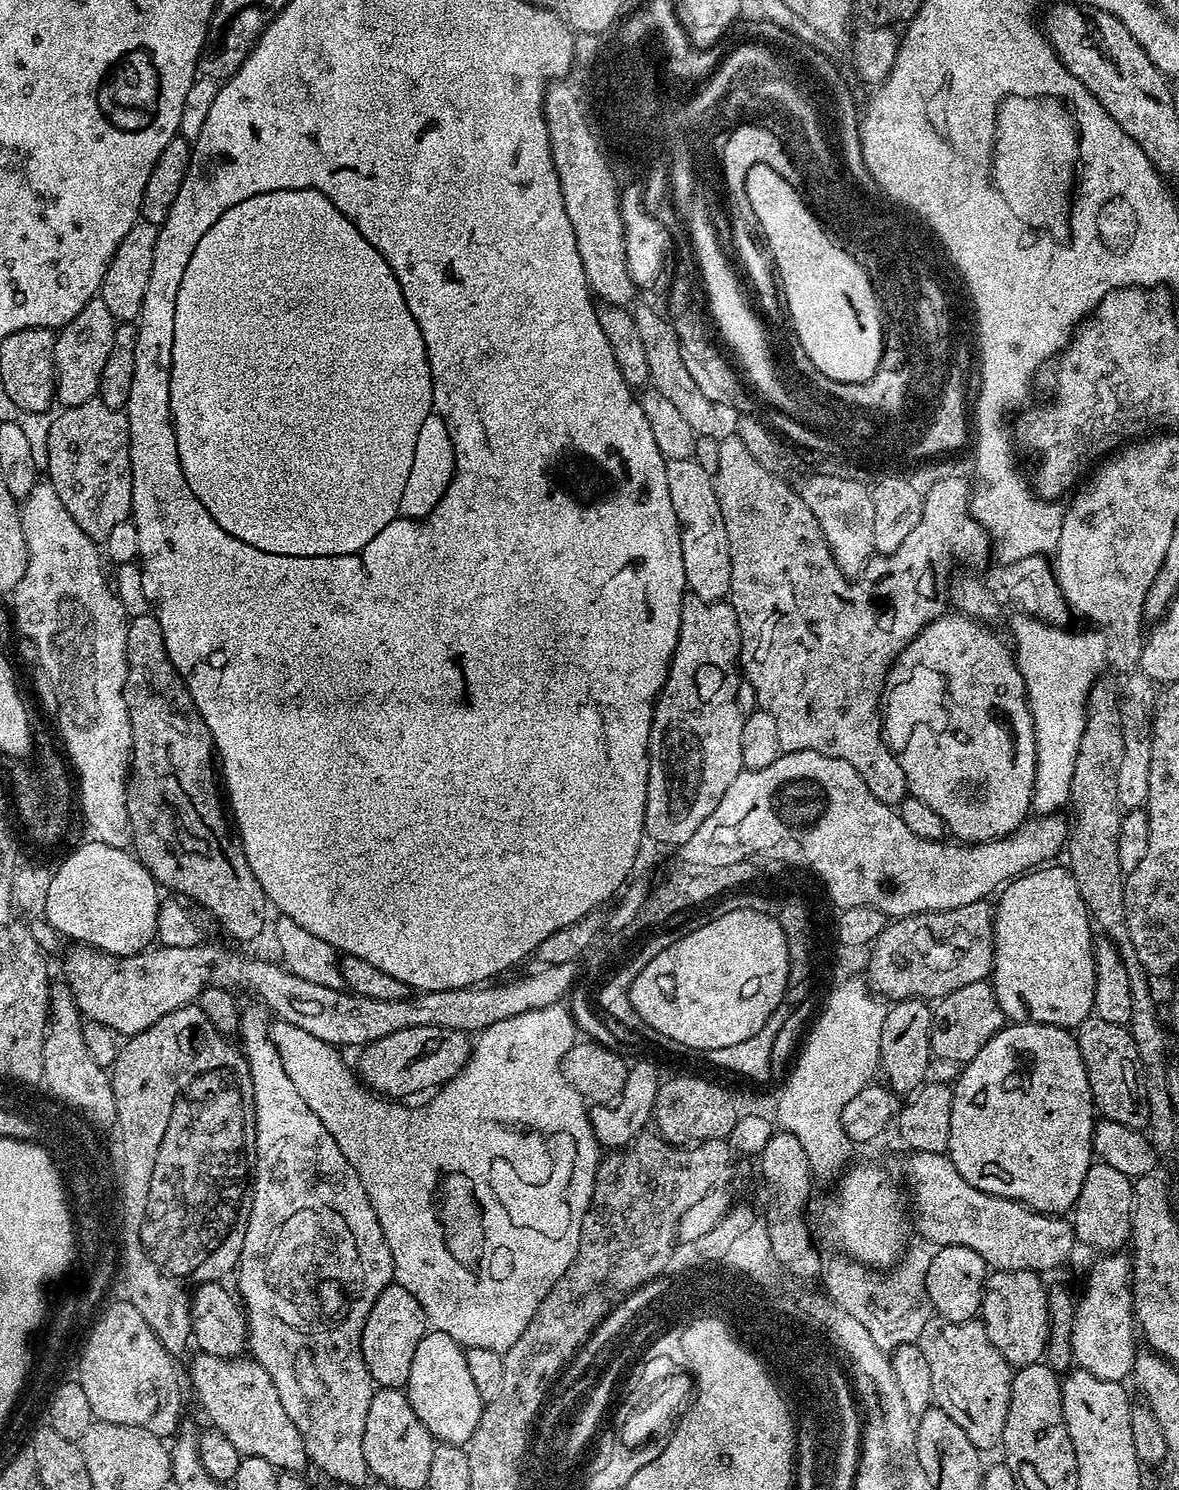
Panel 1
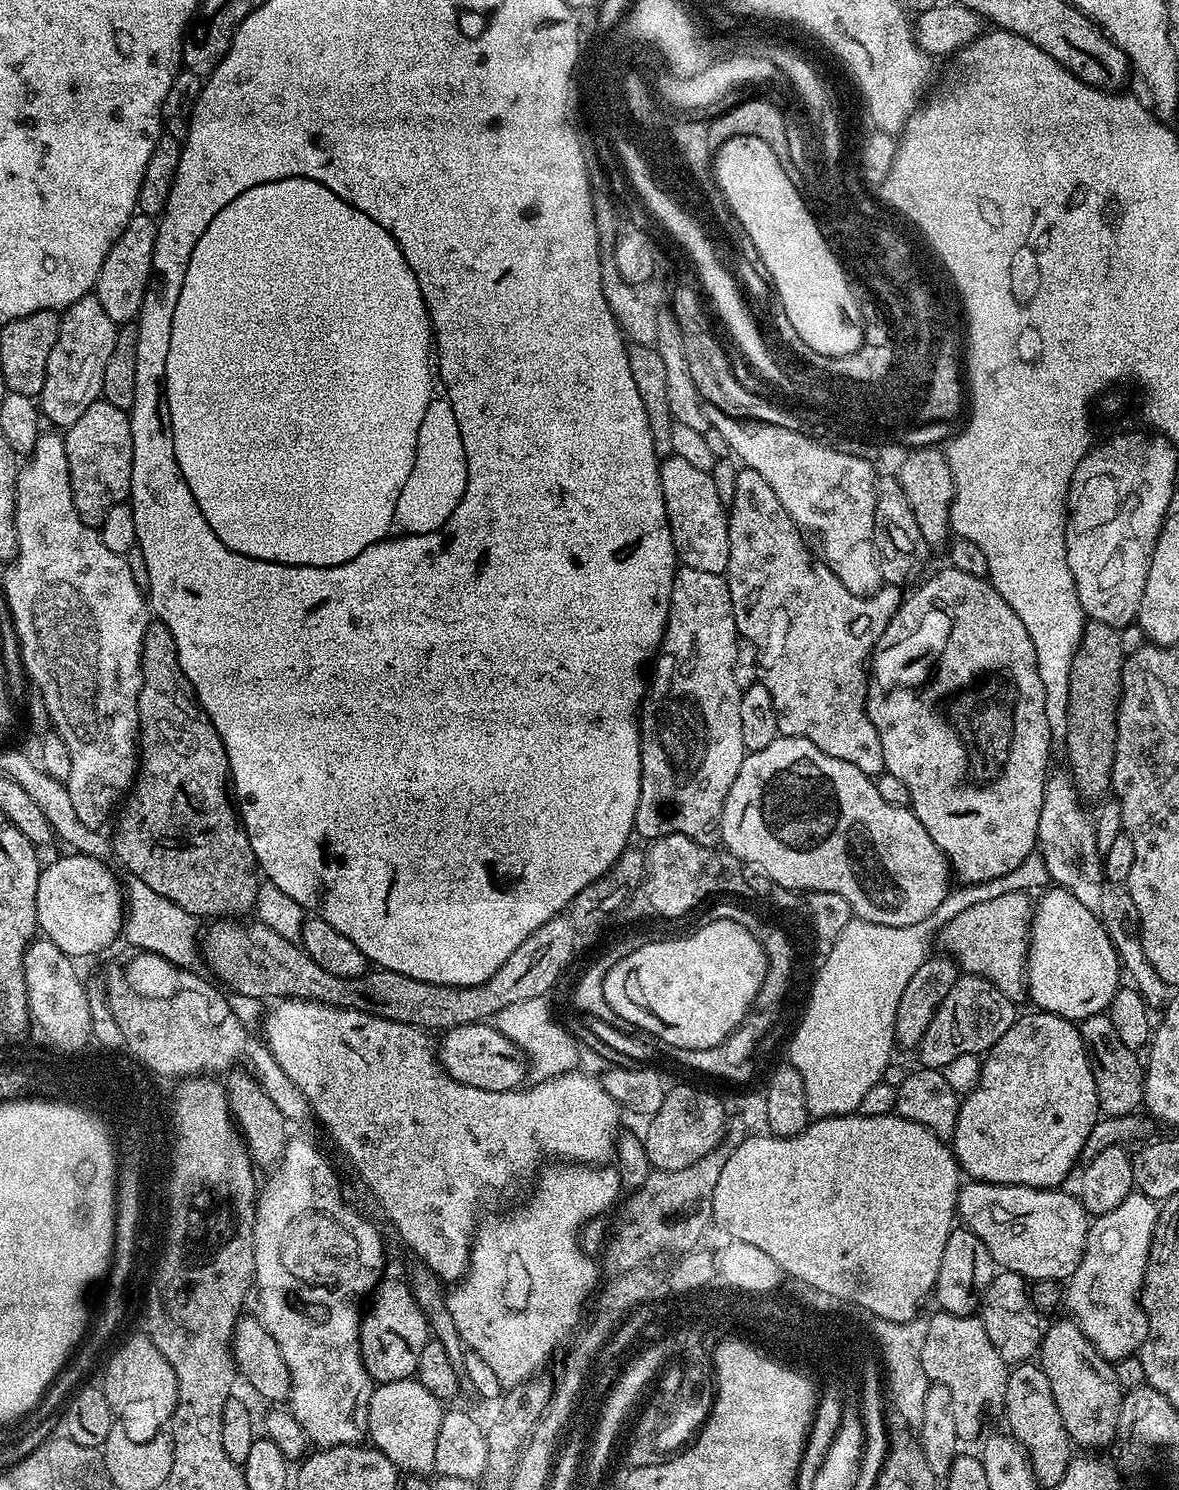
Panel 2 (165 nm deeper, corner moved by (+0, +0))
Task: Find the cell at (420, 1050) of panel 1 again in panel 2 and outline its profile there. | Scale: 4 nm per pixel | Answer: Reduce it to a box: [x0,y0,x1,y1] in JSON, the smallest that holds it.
[438,1023,526,1092]

